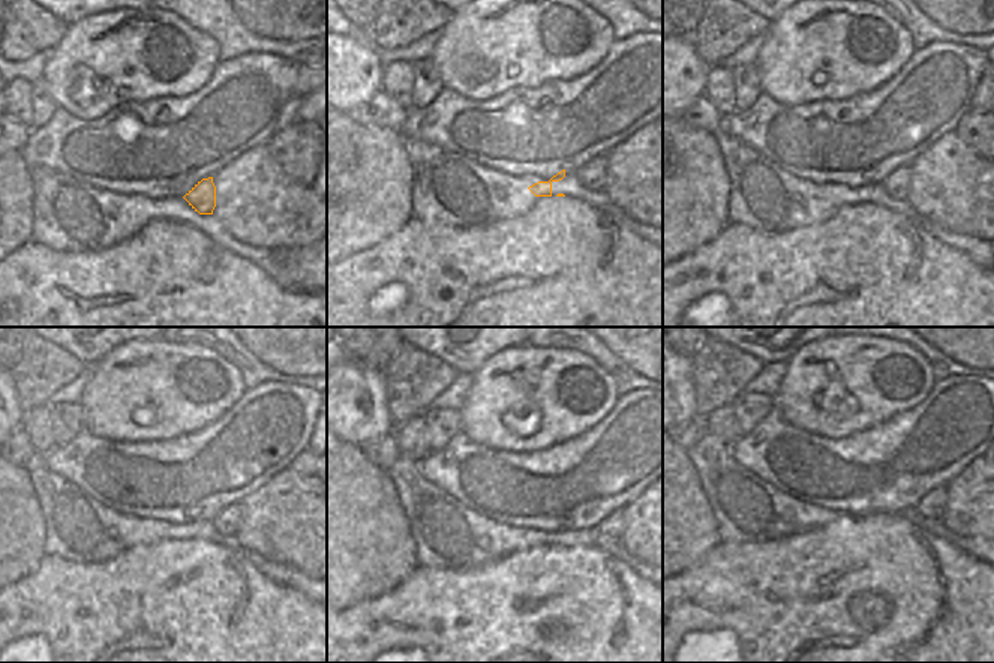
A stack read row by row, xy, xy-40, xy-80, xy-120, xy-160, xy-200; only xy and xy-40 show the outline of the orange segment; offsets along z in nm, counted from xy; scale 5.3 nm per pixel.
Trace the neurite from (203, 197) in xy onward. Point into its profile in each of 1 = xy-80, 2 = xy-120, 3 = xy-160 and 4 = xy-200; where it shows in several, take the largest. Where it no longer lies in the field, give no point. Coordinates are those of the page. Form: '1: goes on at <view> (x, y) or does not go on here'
1: goes on at xy-80 (897, 185)
2: goes on at xy-120 (227, 522)
3: goes on at xy-160 (588, 512)
4: goes on at xy-200 (930, 507)

